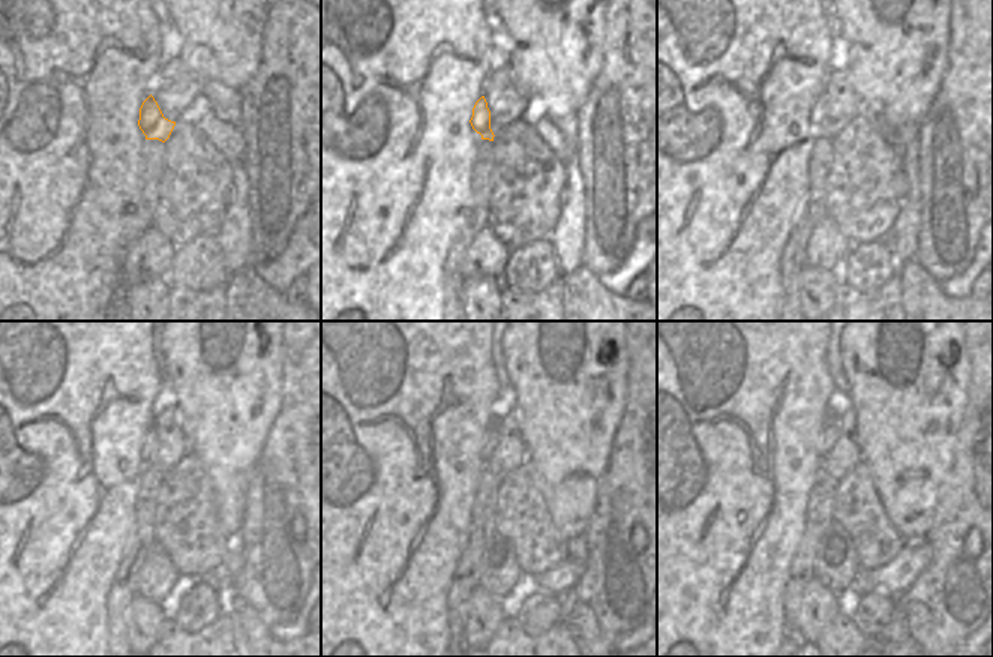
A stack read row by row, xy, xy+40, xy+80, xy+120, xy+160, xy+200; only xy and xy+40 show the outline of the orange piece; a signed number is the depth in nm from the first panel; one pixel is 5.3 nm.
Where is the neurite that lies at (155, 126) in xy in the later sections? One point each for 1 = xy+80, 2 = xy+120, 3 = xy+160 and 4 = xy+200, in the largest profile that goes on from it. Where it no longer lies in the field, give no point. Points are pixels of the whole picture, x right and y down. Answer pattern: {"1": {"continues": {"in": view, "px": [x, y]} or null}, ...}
{"1": {"continues": {"in": "xy+80", "px": [819, 108]}}, "2": {"continues": {"in": "xy+120", "px": [150, 444]}}, "3": {"continues": {"in": "xy+160", "px": [492, 435]}}, "4": {"continues": {"in": "xy+200", "px": [830, 432]}}}

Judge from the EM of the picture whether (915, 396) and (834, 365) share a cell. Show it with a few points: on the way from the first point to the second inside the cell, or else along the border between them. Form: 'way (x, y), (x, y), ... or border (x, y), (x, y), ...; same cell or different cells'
border (839, 336), (840, 368), (851, 393); different cells

